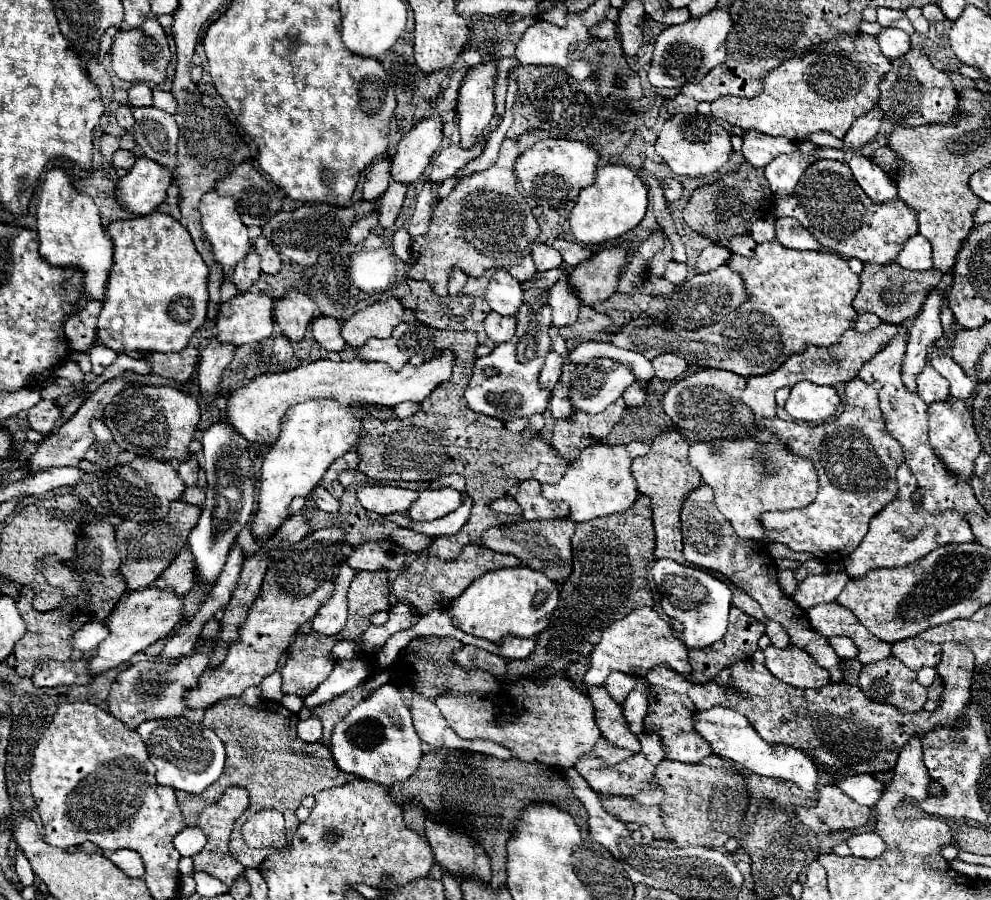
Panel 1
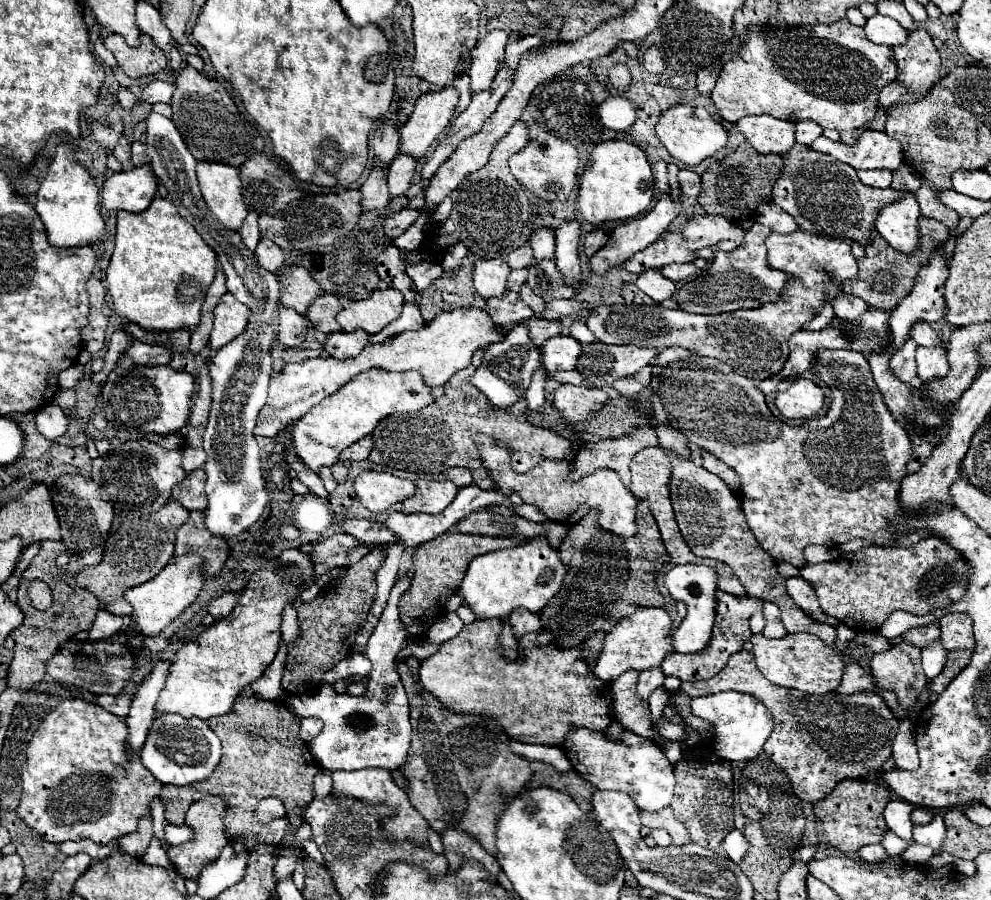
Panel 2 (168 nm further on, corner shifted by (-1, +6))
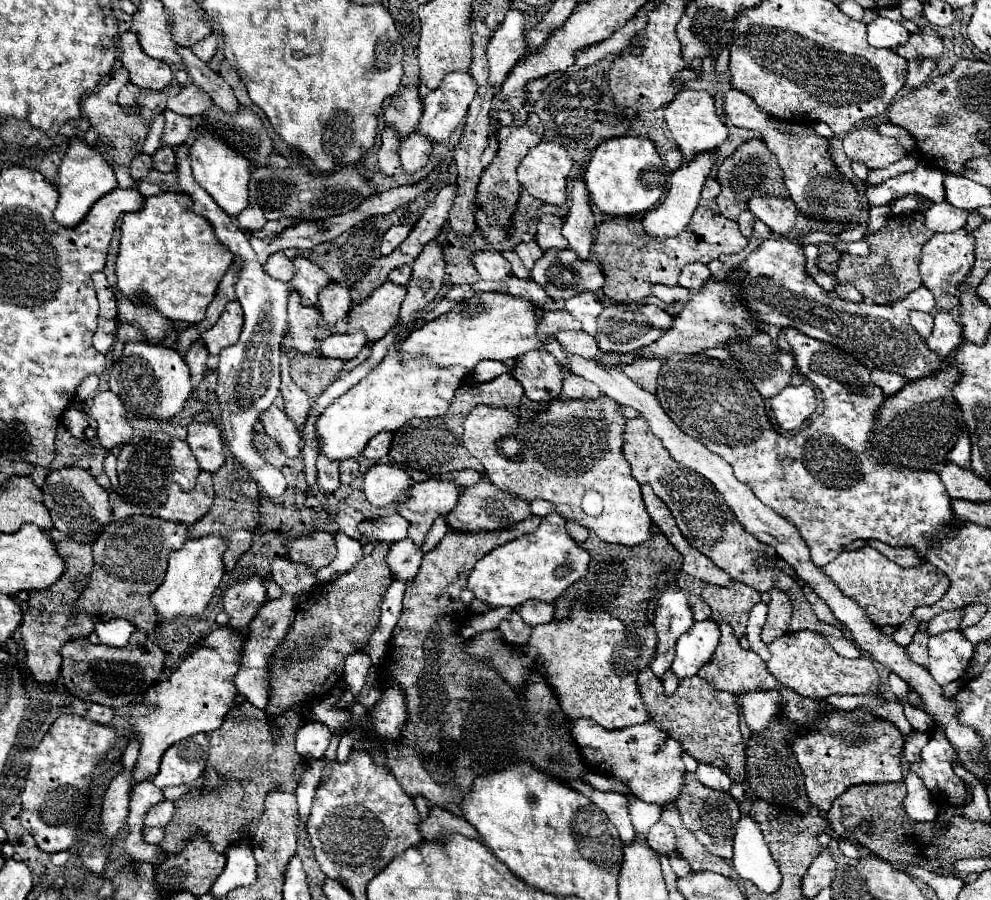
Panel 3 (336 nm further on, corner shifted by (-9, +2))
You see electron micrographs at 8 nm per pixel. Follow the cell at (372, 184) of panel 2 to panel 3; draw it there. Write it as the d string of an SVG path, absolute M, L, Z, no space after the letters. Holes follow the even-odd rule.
M385 127L381 133L379 147L379 167L385 177L397 177L401 173L399 165L399 135L393 127Z

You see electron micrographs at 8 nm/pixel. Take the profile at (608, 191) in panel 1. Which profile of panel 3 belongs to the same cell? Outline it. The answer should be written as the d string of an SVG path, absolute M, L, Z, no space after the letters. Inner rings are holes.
M615 137L597 145L585 169L585 185L591 201L603 215L637 215L653 209L663 197L667 171L653 143L643 137Z

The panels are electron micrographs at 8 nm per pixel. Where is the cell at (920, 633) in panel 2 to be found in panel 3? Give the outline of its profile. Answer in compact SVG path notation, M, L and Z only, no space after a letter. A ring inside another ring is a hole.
M963 609L943 611L941 615L937 615L935 619L931 619L931 621L927 623L927 633L929 633L929 635L939 635L939 633L943 633L943 631L957 629L959 623L961 623L961 615L963 615Z

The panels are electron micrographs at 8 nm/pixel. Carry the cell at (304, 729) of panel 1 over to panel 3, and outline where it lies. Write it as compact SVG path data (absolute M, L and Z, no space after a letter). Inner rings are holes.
M309 721L297 733L297 753L305 761L317 761L323 757L329 741L331 741L329 729L323 723Z

